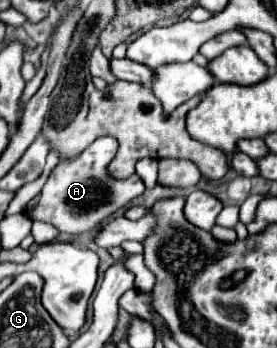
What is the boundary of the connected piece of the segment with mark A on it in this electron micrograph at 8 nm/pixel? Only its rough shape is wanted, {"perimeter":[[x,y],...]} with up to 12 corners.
{"perimeter":[[101,136],[61,160],[31,218],[67,234],[95,230],[145,190],[105,168],[119,144]]}

